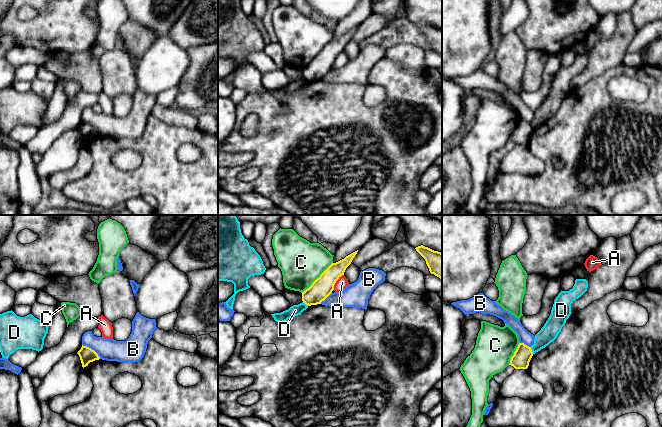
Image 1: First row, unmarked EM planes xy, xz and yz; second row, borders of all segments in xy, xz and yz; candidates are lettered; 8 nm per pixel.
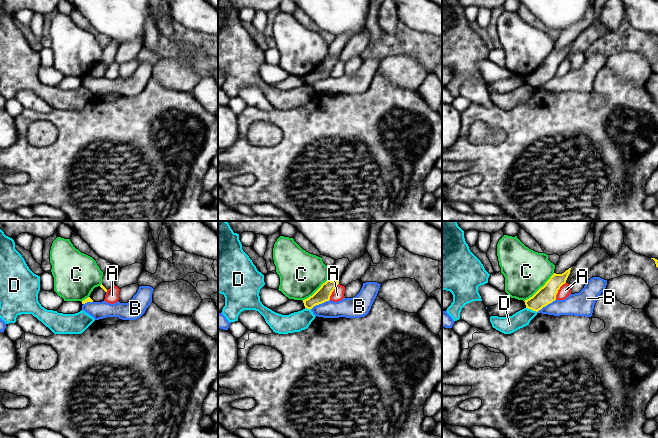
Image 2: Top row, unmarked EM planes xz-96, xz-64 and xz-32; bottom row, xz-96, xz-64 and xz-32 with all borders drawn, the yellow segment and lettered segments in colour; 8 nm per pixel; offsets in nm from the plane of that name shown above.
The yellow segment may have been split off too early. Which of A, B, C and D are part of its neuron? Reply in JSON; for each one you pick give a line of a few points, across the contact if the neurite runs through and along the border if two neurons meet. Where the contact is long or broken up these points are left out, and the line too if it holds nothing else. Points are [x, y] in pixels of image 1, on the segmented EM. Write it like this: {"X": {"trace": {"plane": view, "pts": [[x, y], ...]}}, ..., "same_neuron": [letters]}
{"same_neuron": []}

